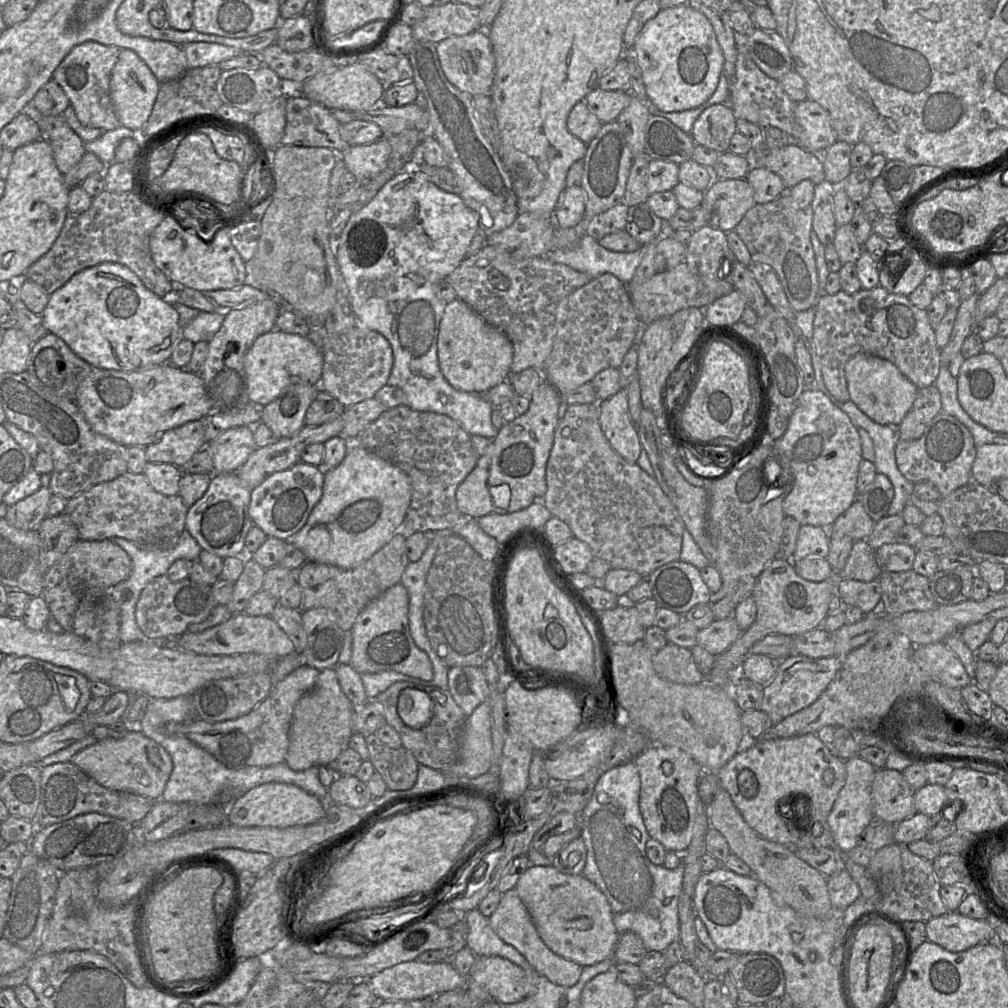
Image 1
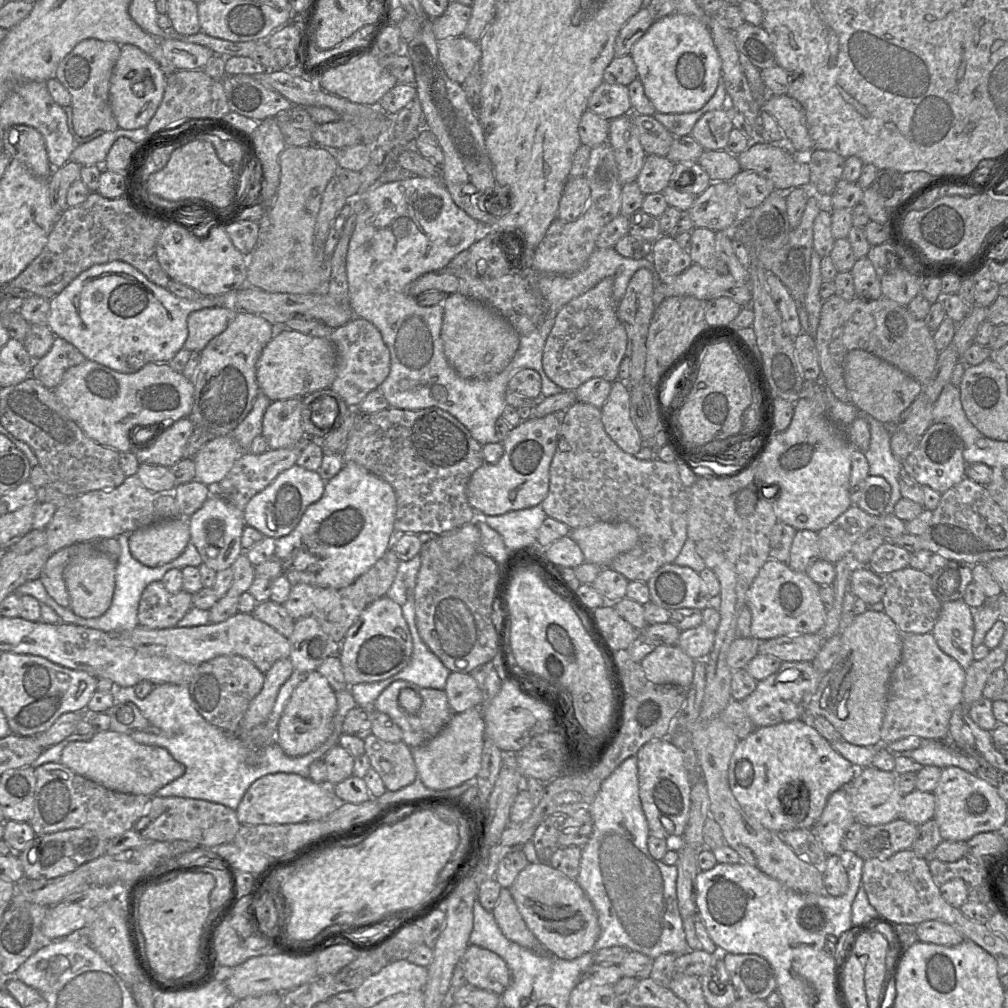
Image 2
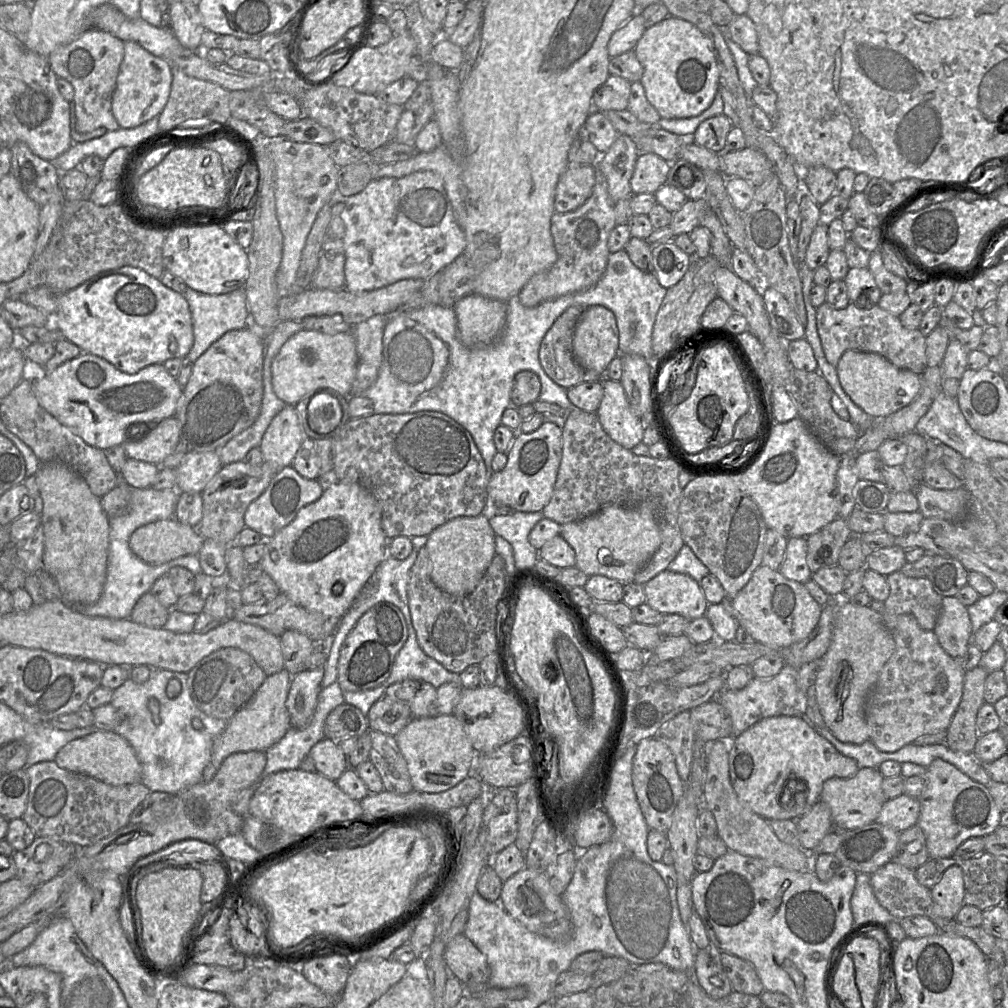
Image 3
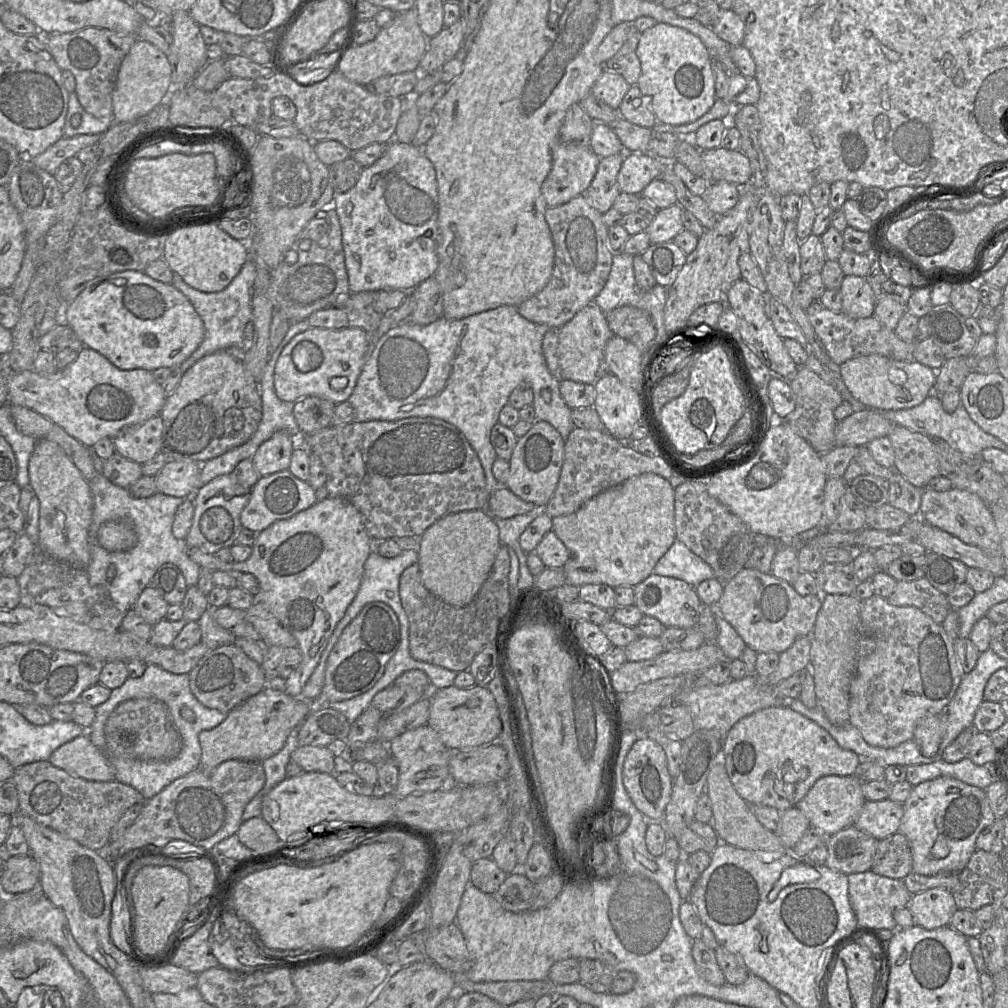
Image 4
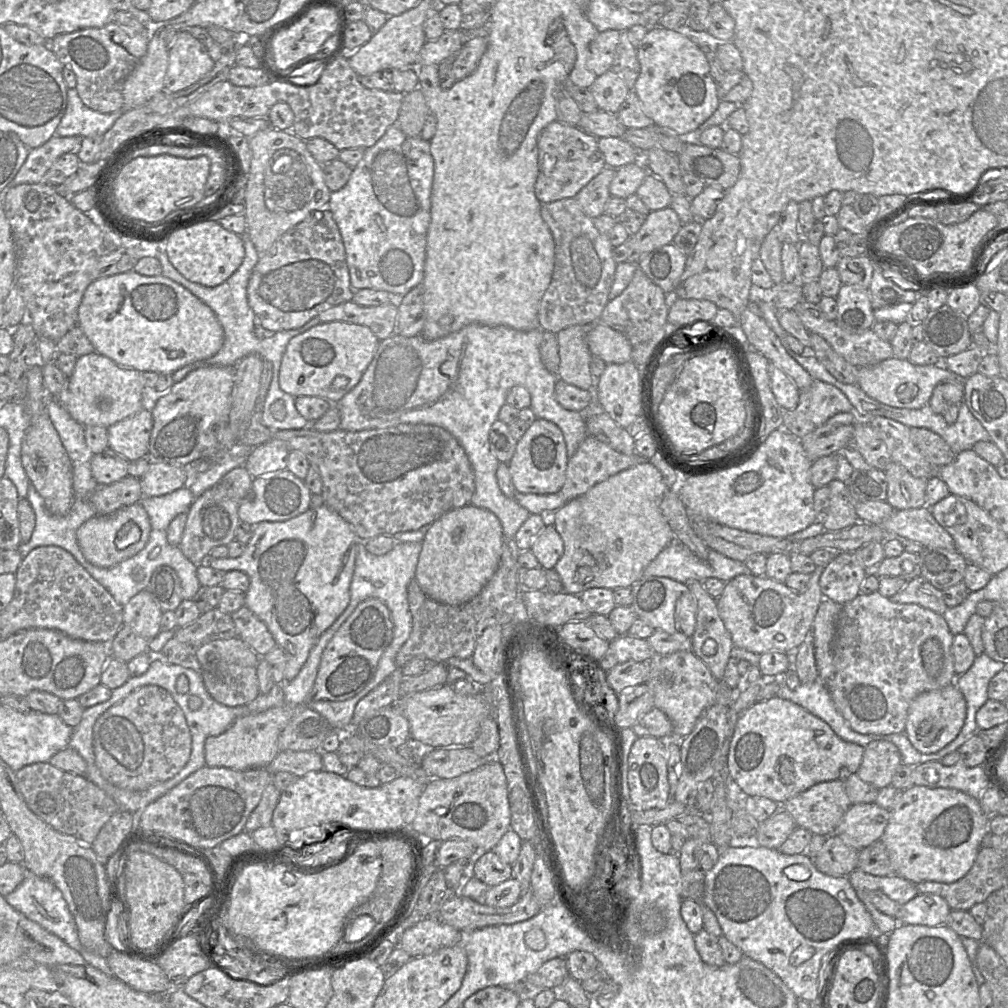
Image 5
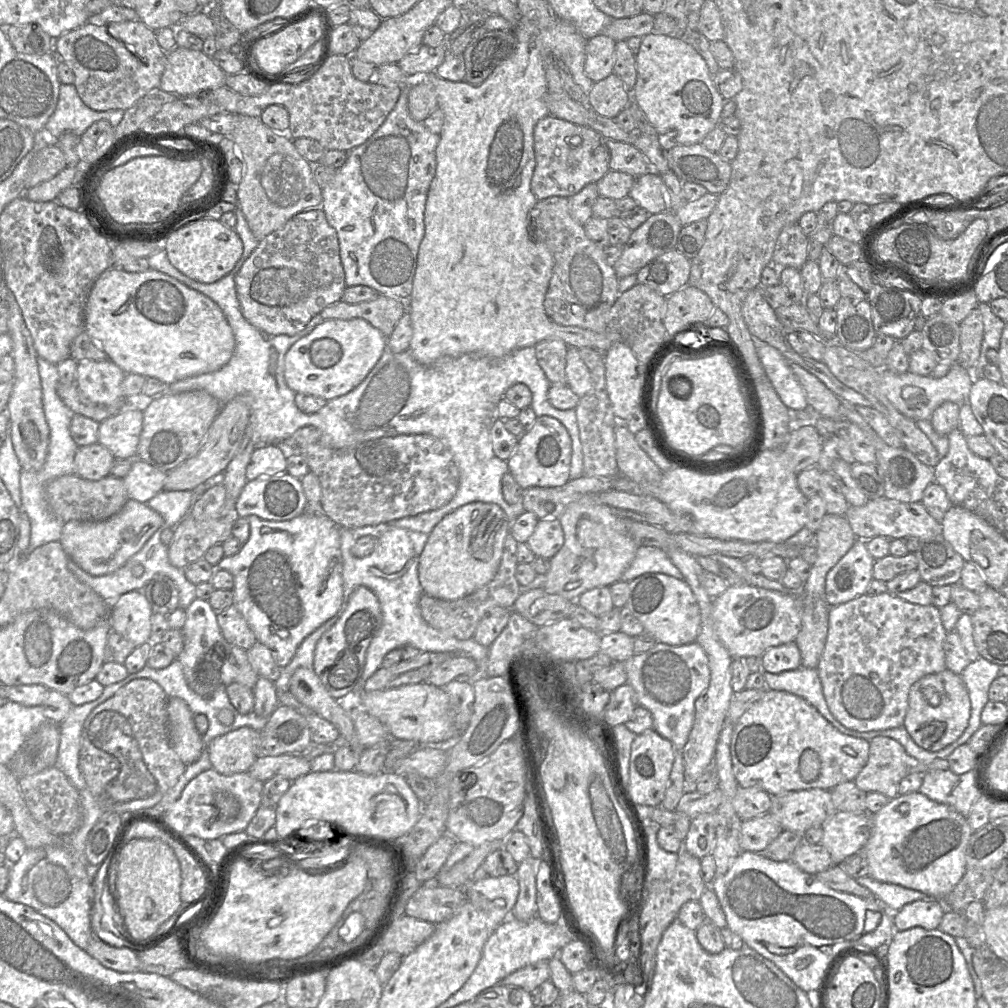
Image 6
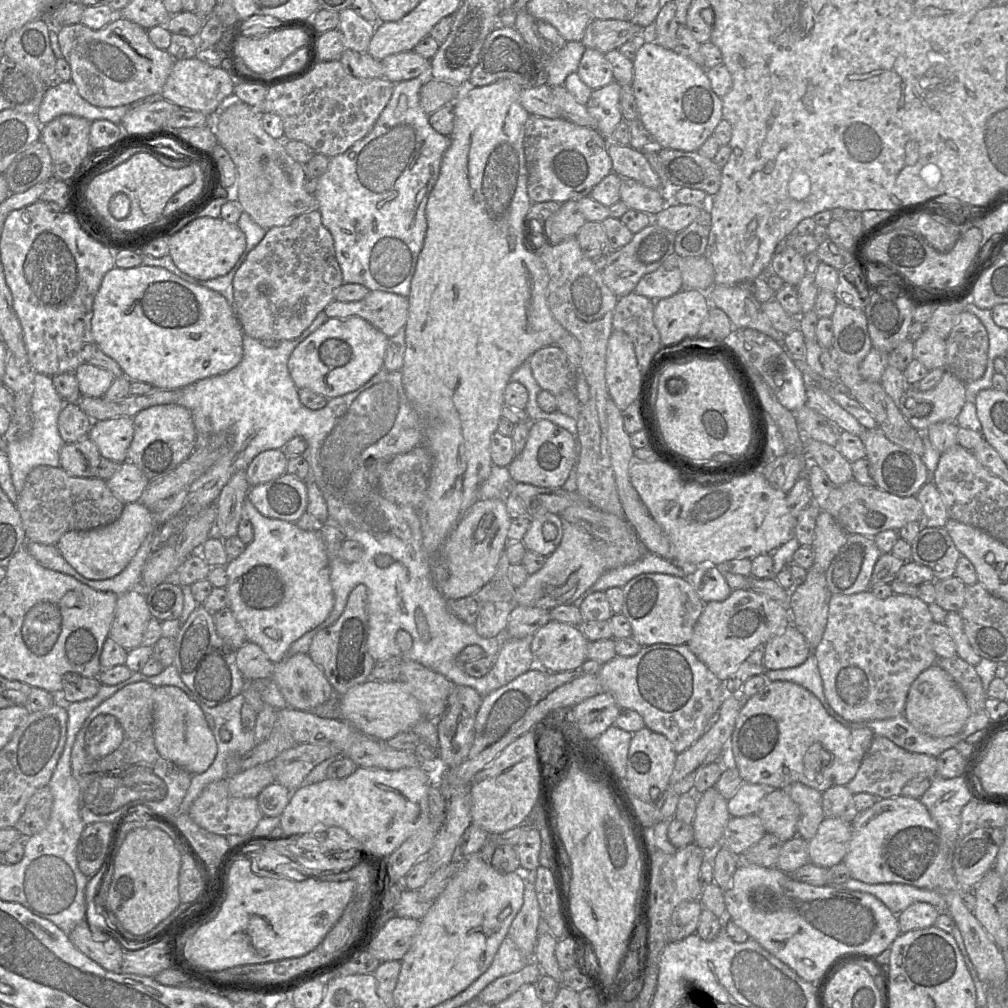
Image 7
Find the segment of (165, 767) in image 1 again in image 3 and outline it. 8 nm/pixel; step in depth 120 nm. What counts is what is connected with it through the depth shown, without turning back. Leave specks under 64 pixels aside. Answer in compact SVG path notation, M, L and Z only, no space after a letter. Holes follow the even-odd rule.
M95 730L87 736L71 740L57 752L54 761L62 769L87 775L109 785L141 783L142 766L134 749L114 731Z

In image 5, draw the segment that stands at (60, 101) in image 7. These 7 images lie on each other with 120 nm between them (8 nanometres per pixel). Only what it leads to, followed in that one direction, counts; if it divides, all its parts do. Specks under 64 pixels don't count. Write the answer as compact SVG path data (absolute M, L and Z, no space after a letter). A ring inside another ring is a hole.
M68 88L65 113L56 128L57 136L103 136L124 111L99 113L87 107L75 88Z

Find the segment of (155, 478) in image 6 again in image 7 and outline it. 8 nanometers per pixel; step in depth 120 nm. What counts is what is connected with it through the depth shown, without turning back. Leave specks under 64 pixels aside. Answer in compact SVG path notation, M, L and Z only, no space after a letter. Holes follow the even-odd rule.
M132 462L120 464L114 475L106 480L109 489L124 503L138 502L150 480Z

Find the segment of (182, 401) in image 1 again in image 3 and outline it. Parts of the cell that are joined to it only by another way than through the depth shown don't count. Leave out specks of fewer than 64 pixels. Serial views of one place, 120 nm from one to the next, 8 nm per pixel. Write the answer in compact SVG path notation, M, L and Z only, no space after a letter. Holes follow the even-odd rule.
M84 352L50 373L38 373L32 380L32 387L39 404L47 412L88 445L101 450L122 446L127 441L127 432L131 429L135 430L135 434L139 434L147 423L174 417L183 392L182 386L166 371L163 364L152 364L135 374L126 374L103 358Z

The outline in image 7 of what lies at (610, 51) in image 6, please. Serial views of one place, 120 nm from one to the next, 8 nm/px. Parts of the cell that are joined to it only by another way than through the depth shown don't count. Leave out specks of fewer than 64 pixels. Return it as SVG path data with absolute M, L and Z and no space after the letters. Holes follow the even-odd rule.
M586 48L581 56L576 73L591 90L603 87L614 80L611 65L604 54Z

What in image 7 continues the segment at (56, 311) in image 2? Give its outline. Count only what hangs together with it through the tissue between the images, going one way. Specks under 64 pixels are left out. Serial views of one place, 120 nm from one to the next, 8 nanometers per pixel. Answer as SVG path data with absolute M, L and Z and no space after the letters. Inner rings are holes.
M115 266L105 274L93 302L91 334L93 342L118 364L123 375L131 381L149 384L154 390L179 390L226 373L243 357L244 332L226 298L158 266Z

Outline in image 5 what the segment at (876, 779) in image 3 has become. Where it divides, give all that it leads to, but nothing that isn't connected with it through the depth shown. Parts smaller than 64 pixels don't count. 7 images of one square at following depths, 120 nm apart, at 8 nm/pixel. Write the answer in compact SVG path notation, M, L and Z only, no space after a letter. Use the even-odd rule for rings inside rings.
M842 779L821 782L780 805L794 819L797 827L813 835L833 834L851 807Z

